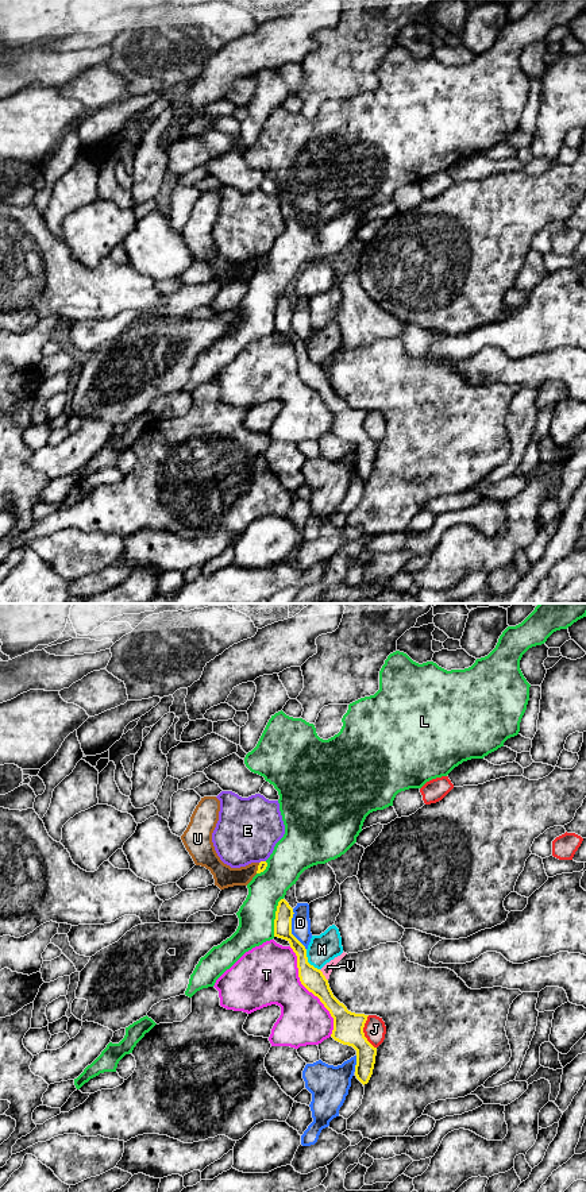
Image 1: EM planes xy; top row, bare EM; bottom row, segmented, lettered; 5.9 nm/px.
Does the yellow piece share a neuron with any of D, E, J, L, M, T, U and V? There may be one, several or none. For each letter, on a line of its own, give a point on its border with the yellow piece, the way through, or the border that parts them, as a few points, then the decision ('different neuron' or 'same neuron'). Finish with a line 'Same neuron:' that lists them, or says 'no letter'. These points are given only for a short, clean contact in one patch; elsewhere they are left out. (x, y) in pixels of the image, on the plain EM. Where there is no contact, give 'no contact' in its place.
D: xy (290, 324) | different neuron
E: xy (262, 257) | along xy (265, 255), (259, 258) | different neuron
J: xy (362, 427) | different neuron
L: xy (276, 312) | along xy (282, 293), (277, 301), (273, 331) | different neuron
M: xy (307, 357) | along xy (305, 344), (308, 357), (319, 365) | different neuron
T: xy (311, 386) | different neuron
U: xy (258, 263) | along xy (259, 258), (255, 267) | different neuron
V: xy (323, 370) | different neuron
Same neuron: no letter

